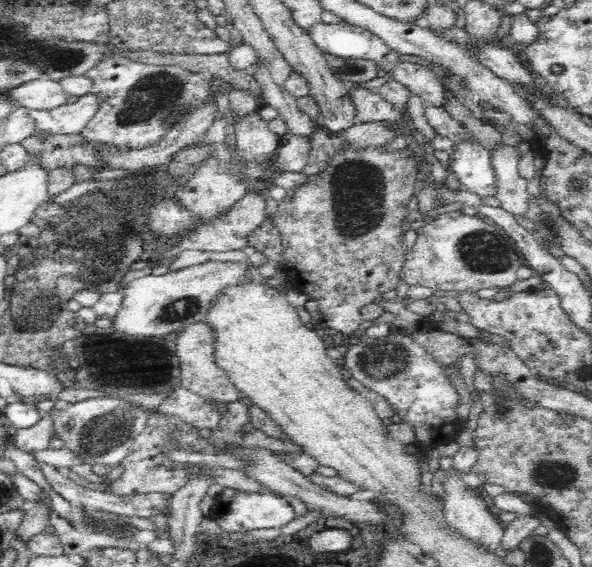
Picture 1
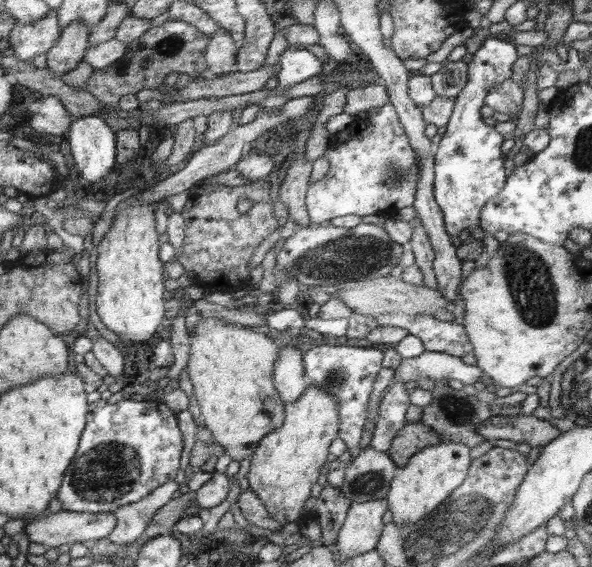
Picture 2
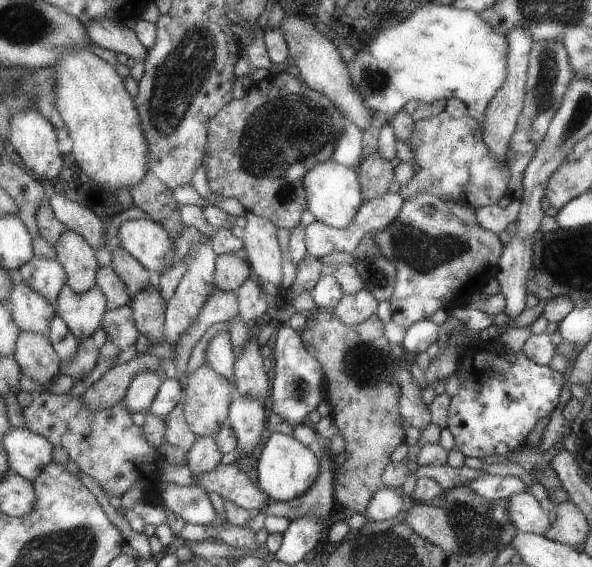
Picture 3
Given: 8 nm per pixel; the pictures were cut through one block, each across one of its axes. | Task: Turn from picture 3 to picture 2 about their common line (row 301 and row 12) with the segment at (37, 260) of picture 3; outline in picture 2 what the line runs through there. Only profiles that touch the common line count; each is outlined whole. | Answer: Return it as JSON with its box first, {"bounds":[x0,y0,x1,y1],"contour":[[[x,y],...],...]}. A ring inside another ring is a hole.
{"bounds":[8,8,62,62],"contour":[[[51,8],[48,15],[30,25],[14,25],[9,34],[8,53],[20,60],[32,62],[34,56],[50,50],[60,38],[62,30],[56,12],[57,9]]]}

